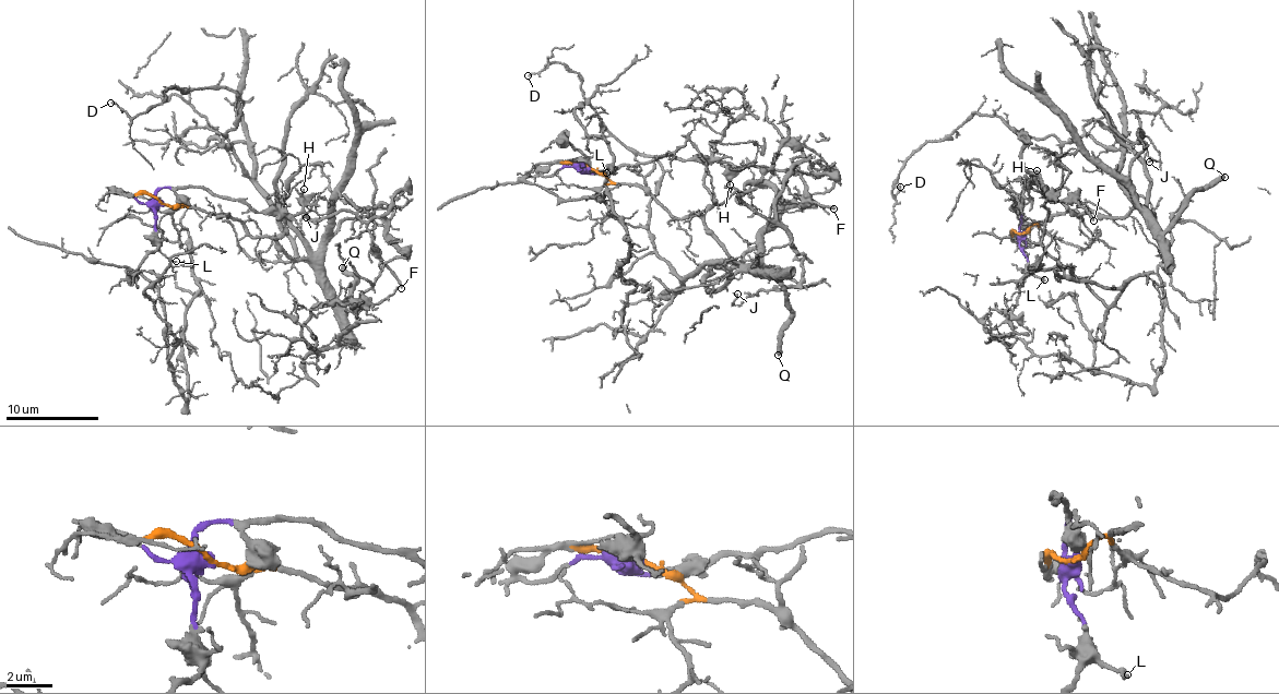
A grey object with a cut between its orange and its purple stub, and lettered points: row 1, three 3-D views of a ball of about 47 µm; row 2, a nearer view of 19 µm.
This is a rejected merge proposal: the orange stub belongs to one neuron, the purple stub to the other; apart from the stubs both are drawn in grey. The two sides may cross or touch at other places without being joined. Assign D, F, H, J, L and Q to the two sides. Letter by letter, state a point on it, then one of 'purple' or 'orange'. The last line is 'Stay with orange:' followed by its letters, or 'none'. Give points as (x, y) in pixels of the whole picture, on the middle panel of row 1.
D: place (528, 75); orange
F: place (833, 208); purple
H: place (730, 184); purple
J: place (737, 294); orange
L: place (606, 172); purple
Q: place (778, 355); orange
Stay with orange: D, J, Q

